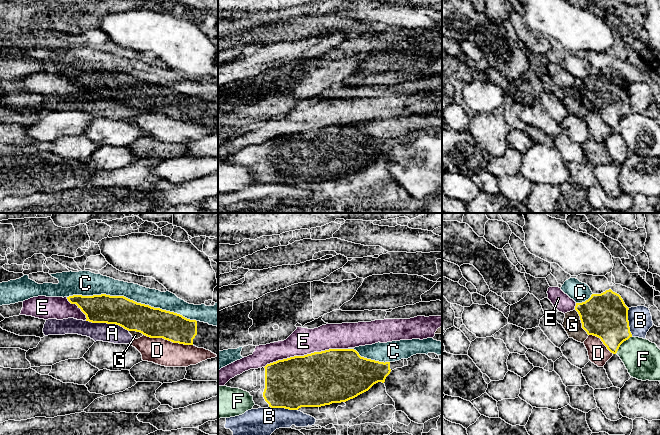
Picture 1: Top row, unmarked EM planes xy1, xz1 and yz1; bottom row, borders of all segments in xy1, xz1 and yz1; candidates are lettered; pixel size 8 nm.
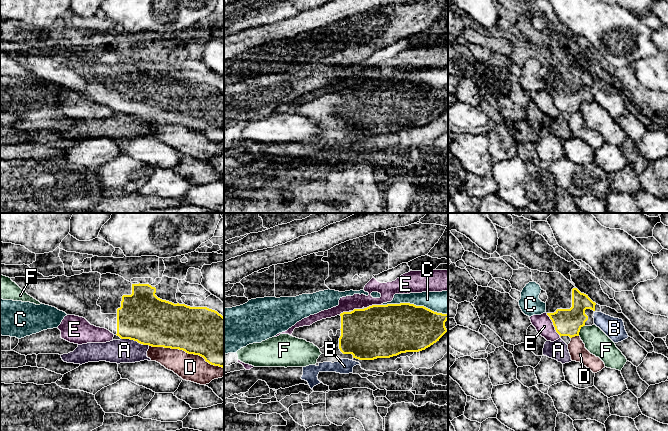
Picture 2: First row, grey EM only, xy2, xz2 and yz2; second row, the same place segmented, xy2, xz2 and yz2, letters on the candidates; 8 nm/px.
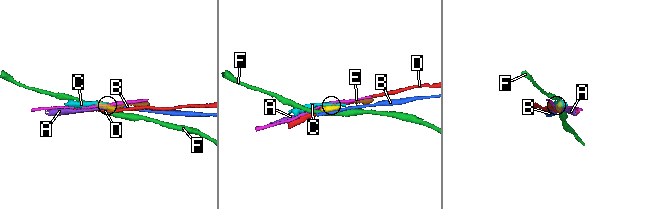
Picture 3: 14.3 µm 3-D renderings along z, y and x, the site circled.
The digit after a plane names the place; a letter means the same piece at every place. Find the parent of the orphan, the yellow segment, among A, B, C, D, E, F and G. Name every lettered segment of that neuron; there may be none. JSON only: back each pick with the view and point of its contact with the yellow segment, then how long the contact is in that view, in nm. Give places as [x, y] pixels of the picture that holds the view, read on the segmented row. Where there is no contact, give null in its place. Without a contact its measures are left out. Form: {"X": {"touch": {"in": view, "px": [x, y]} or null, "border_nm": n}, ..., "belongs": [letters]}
{"belongs": []}

